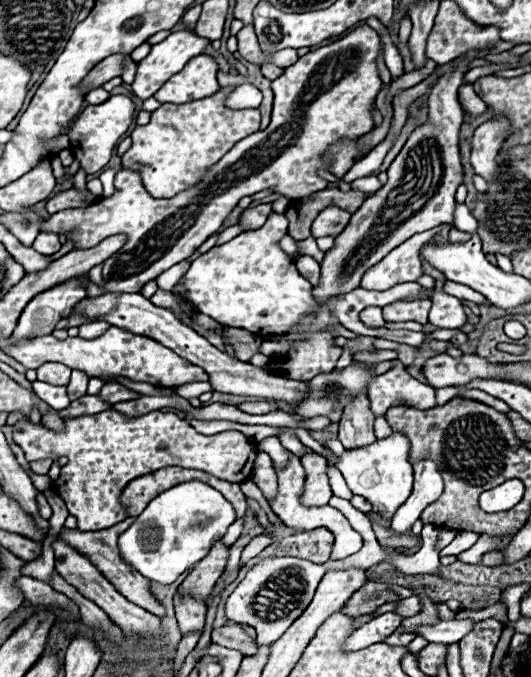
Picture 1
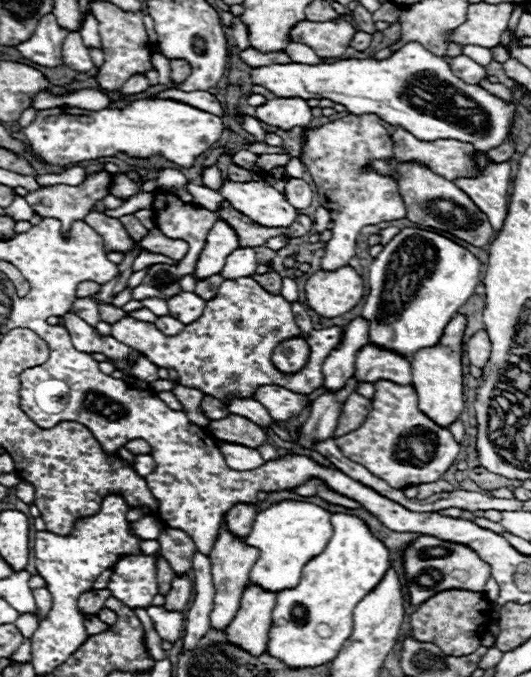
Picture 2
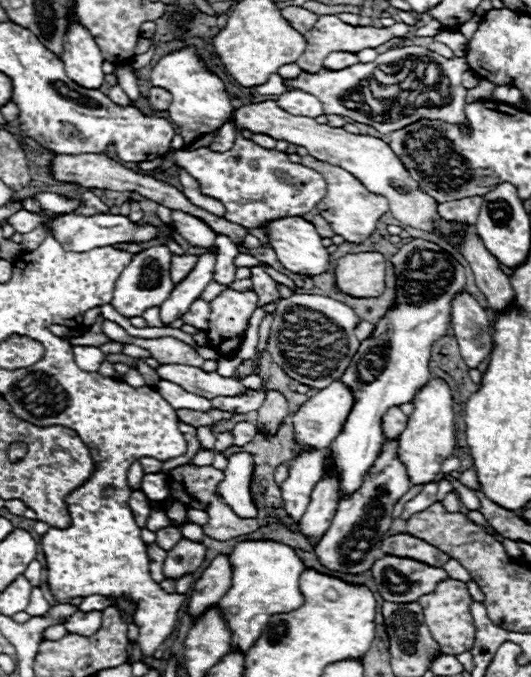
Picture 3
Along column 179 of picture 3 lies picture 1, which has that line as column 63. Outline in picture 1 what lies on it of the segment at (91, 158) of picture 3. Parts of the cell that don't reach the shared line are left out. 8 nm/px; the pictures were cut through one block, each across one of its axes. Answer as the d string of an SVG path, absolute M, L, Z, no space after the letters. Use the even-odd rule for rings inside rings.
M70 188L70 190L62 190L54 198L50 198L46 204L46 210L50 214L56 214L56 212L68 210L68 208L82 208L82 204L84 204L84 194Z

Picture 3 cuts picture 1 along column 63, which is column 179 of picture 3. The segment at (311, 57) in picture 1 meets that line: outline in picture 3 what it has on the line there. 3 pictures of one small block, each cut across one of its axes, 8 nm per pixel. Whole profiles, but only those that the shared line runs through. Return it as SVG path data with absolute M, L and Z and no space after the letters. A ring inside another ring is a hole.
M172 212L174 226L178 228L178 234L188 240L188 244L198 246L198 248L208 248L214 244L216 232L208 224L204 224L200 218L194 218L184 212Z

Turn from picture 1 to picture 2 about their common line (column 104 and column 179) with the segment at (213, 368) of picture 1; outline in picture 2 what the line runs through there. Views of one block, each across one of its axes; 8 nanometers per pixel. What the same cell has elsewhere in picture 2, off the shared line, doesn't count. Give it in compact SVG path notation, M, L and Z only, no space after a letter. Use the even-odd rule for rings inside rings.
M182 292L178 296L172 296L172 298L168 298L166 304L168 304L170 316L180 320L182 324L198 320L204 310L204 300L200 296L196 296L194 292Z

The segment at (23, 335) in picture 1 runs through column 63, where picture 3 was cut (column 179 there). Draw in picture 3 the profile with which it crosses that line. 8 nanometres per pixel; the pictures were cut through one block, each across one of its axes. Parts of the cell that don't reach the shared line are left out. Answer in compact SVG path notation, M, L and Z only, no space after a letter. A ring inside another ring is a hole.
M206 252L204 256L198 258L196 268L180 284L174 286L168 300L160 306L160 320L164 326L170 326L170 322L182 318L190 310L192 302L200 298L204 288L212 282L214 262L216 262L216 254Z

